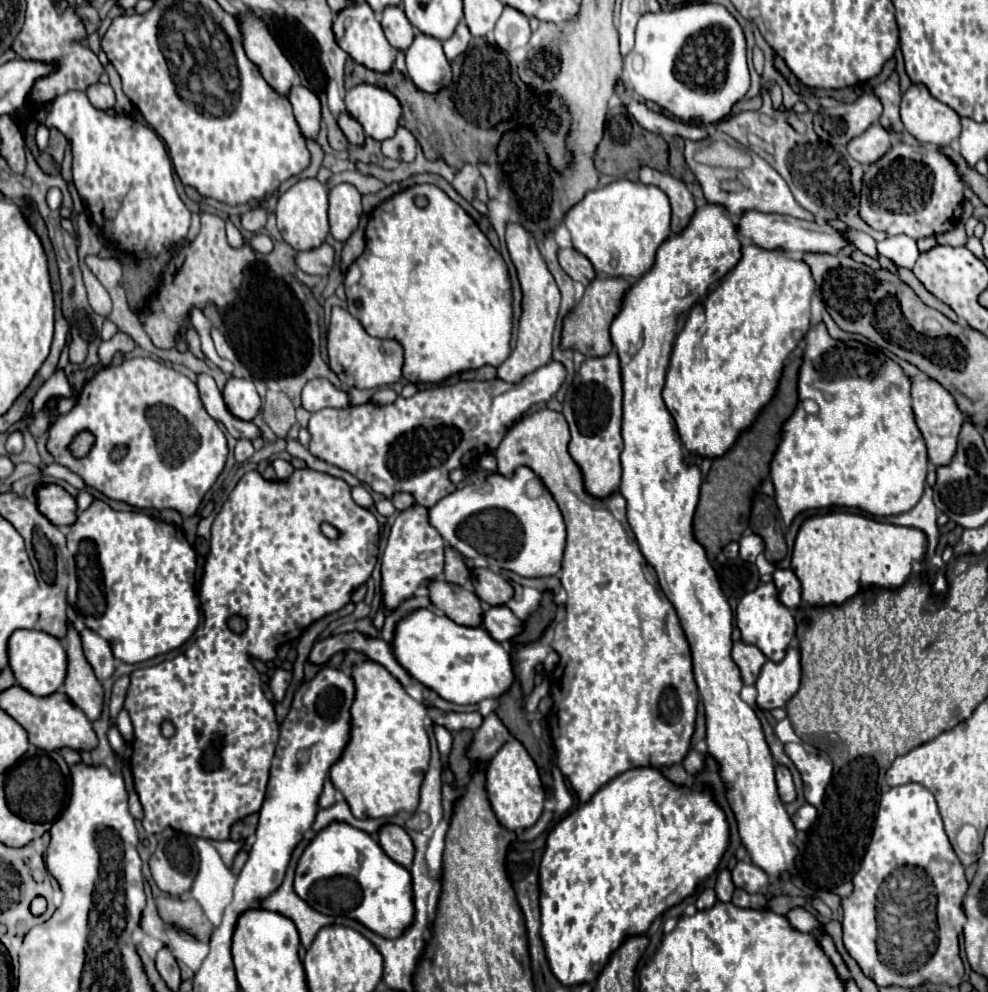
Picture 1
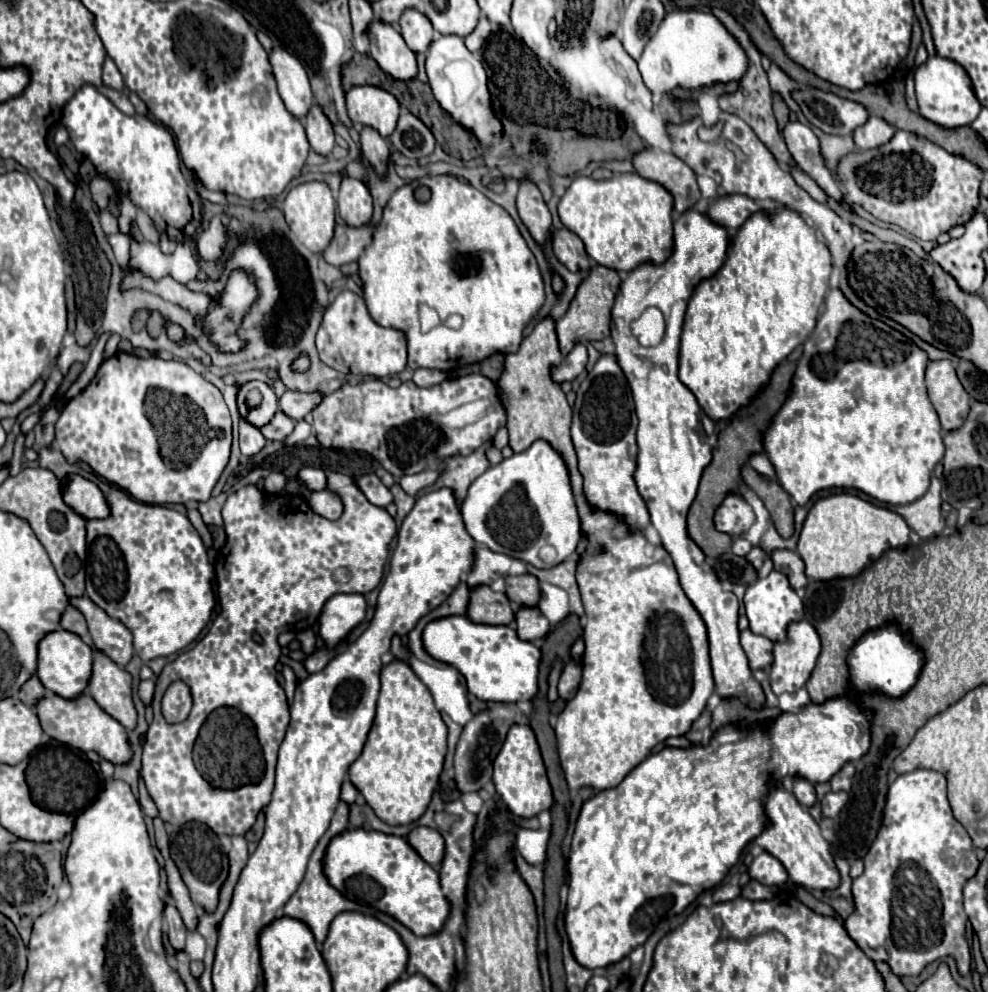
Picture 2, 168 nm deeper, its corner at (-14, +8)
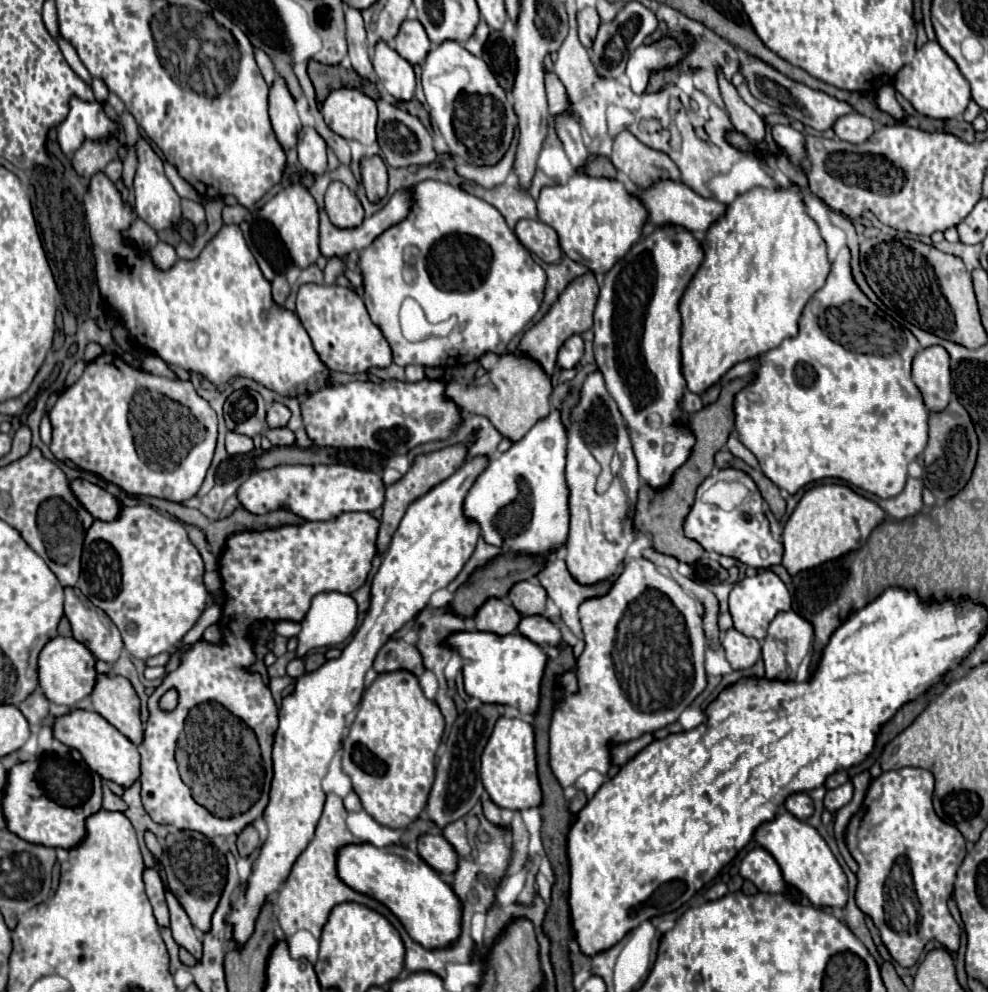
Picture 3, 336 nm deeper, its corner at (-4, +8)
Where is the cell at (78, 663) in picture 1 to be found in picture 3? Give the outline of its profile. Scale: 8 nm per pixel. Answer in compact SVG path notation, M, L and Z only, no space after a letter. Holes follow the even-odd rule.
M97 676L97 686L89 698L97 714L101 714L109 724L113 724L135 746L141 746L143 742L141 702L127 678Z

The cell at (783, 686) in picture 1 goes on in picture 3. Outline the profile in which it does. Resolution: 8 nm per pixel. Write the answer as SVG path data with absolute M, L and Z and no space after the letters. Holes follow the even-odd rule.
M787 610L779 612L773 622L769 624L767 638L763 640L763 660L765 660L765 676L769 680L795 680L797 668L801 660L807 656L809 646L813 638L813 626L805 618L801 618L797 612Z

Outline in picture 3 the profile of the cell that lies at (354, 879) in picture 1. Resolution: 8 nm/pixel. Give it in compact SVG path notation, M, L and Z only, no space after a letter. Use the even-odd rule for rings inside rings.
M351 844L337 858L339 878L353 890L383 902L405 926L407 934L423 948L449 948L461 934L461 900L453 888L413 850L405 846L377 848Z

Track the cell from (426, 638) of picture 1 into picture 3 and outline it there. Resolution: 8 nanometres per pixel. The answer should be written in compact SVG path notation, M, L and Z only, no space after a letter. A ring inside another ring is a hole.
M461 632L457 636L457 652L469 660L463 668L465 692L485 704L515 706L521 714L535 714L541 698L541 680L549 656L541 646L521 634L493 636L491 632Z

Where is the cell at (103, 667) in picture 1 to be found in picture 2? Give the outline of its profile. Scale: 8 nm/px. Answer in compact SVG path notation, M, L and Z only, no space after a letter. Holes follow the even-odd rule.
M87 596L75 600L75 606L83 612L87 626L89 626L89 634L91 634L95 646L101 652L105 652L115 664L125 666L133 656L131 632L119 620L109 618Z

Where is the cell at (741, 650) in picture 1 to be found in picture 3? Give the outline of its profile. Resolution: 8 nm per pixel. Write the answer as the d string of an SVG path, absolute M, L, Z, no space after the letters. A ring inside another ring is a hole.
M735 628L725 632L721 646L723 646L725 656L727 656L733 670L751 668L761 658L761 644L755 638L743 636Z

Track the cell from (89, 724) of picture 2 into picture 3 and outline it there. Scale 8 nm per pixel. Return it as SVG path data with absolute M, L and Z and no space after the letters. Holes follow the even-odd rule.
M75 708L69 714L63 714L53 720L53 734L57 740L67 744L69 748L75 748L81 752L83 760L89 764L93 772L97 772L101 778L111 780L123 788L133 786L141 776L141 758L137 746L125 738L115 726L111 726L103 716L97 712L89 712L83 708Z

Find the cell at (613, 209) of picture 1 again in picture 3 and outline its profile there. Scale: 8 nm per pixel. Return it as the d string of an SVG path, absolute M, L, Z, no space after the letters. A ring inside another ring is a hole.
M575 174L563 186L543 188L537 198L537 214L541 222L557 232L559 246L567 258L585 264L601 276L641 238L647 220L645 206L631 196L619 180L593 178L587 174Z

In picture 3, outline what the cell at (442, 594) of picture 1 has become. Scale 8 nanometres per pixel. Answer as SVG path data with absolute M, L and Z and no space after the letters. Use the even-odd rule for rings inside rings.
M487 600L479 612L475 614L477 630L481 632L493 632L497 636L507 636L517 630L521 620L521 614L515 610L515 606L509 600Z

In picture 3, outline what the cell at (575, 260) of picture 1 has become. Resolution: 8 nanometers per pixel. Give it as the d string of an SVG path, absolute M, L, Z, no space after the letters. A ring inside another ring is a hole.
M519 220L515 224L515 234L519 242L533 254L537 254L543 262L559 262L561 248L557 240L557 232L539 220Z

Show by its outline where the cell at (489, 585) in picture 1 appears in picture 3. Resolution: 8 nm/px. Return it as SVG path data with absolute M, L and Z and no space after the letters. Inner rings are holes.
M525 580L525 582L519 582L511 588L509 600L521 612L521 616L543 614L545 612L545 602L547 602L547 592L545 592L543 586Z

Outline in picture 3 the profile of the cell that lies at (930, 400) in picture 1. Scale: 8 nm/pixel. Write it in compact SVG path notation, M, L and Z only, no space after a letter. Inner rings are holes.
M929 346L913 358L913 382L921 390L929 412L947 408L951 394L951 366L949 354L941 346Z

